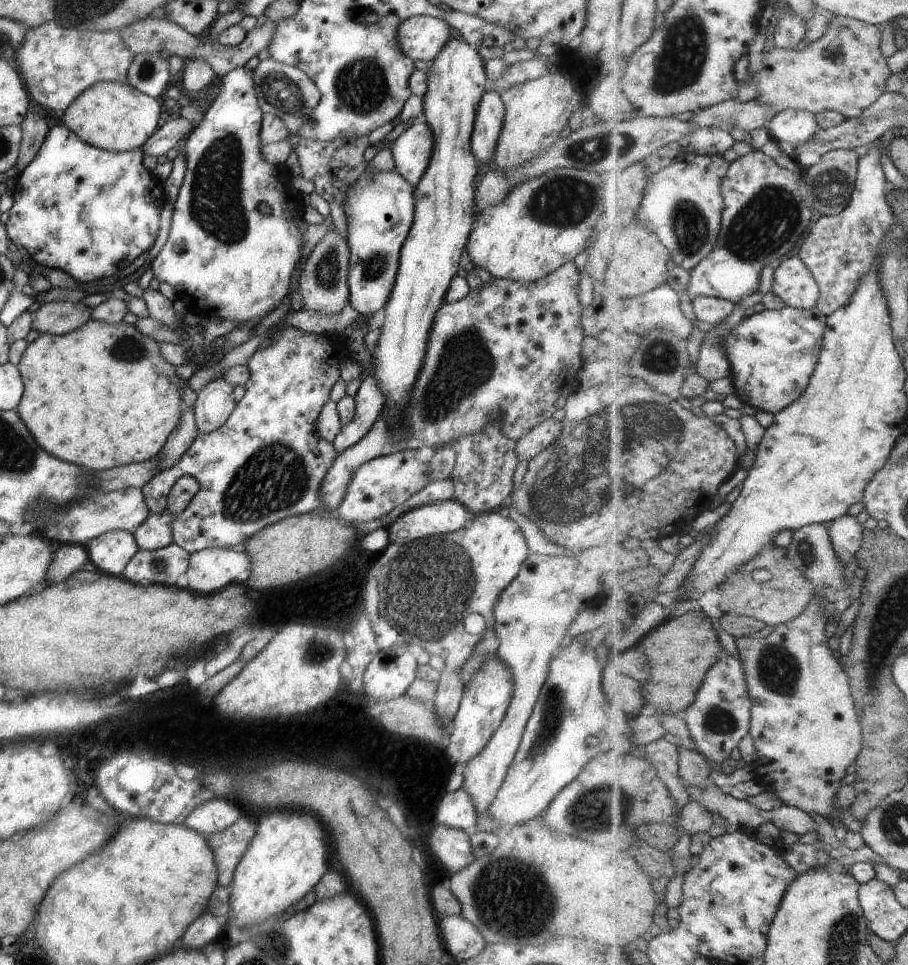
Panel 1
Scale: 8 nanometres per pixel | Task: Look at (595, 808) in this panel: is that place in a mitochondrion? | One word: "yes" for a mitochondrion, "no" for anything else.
yes

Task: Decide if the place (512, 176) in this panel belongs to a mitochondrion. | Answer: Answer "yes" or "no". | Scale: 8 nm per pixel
yes

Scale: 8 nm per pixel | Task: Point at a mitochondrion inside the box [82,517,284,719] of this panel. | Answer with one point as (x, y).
(158, 564)

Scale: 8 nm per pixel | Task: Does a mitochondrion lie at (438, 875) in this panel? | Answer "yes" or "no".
no

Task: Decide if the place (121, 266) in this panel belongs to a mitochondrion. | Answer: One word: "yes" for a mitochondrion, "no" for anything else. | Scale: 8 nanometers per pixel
no

